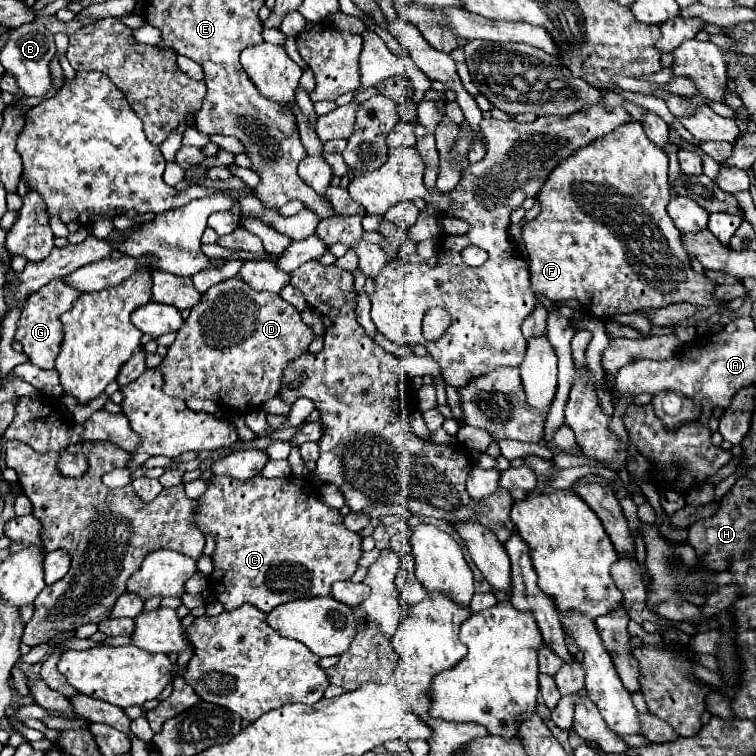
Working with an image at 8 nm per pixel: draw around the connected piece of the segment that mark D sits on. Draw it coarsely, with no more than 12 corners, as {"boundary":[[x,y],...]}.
{"boundary":[[209,287],[157,369],[247,415],[313,331],[275,293]]}

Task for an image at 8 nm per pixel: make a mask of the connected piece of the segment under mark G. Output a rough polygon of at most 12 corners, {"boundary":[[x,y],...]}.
{"boundary":[[53,279],[25,301],[15,339],[55,369],[61,315],[81,291]]}

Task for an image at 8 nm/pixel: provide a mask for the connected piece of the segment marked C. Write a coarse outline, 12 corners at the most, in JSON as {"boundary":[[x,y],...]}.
{"boundary":[[211,477],[227,611],[331,595],[361,537],[309,479]]}

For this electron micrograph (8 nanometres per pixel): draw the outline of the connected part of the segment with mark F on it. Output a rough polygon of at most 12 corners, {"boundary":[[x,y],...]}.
{"boundary":[[631,121],[561,161],[531,289],[593,317],[707,305]]}

